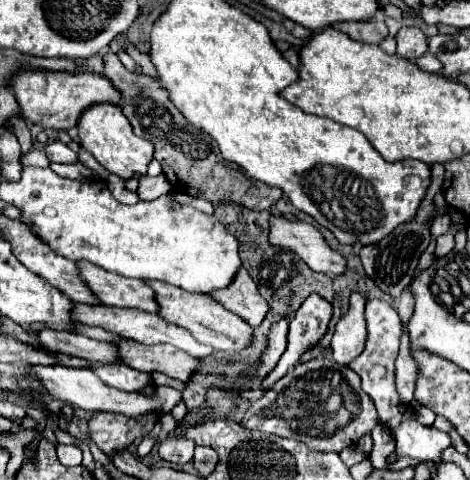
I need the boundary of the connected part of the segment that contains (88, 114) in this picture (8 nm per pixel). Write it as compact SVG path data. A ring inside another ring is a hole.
M104 102L104 104L92 104L92 108L86 108L78 120L78 136L80 136L80 146L88 150L112 174L118 174L120 178L132 178L132 174L136 172L146 174L154 148L150 142L134 134L128 118L122 114L122 108L118 104Z

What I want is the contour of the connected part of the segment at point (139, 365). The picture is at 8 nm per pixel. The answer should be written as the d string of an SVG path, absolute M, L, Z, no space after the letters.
M120 338L118 342L118 358L120 362L140 370L140 372L164 372L182 382L188 382L190 374L198 370L198 360L170 344L146 346L136 340Z

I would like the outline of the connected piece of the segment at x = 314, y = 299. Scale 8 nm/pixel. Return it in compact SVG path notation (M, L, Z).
M310 294L302 306L298 308L294 320L290 322L287 347L278 364L262 381L265 388L271 388L288 371L290 364L294 366L300 358L300 354L316 344L328 328L332 316L332 304L326 302L318 294Z

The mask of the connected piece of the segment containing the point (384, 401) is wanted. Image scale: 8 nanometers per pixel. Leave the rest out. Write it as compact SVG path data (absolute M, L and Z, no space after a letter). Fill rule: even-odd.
M368 300L364 318L366 318L366 328L368 328L366 346L364 346L364 352L360 356L356 356L356 360L352 360L348 366L358 372L358 376L362 378L362 390L368 396L372 396L378 416L380 416L380 422L390 428L390 432L396 440L396 450L394 450L396 460L400 460L402 456L410 456L414 460L432 460L438 464L440 452L452 444L452 438L446 432L436 430L434 426L422 426L416 420L414 408L410 404L404 404L396 390L394 364L396 364L396 358L400 352L400 338L404 332L402 320L400 320L396 308L386 304L384 300Z

